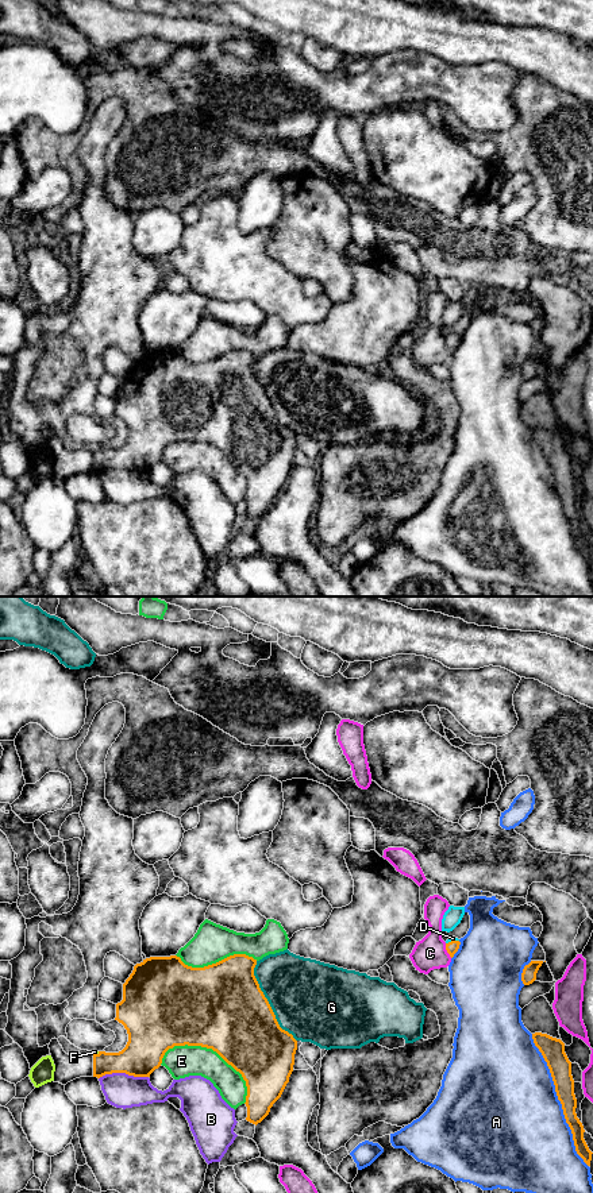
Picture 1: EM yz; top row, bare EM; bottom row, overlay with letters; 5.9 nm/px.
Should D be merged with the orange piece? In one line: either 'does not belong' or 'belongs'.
belongs

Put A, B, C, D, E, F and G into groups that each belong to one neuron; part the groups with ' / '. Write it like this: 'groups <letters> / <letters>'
groups A / B / C / D F / E / G

